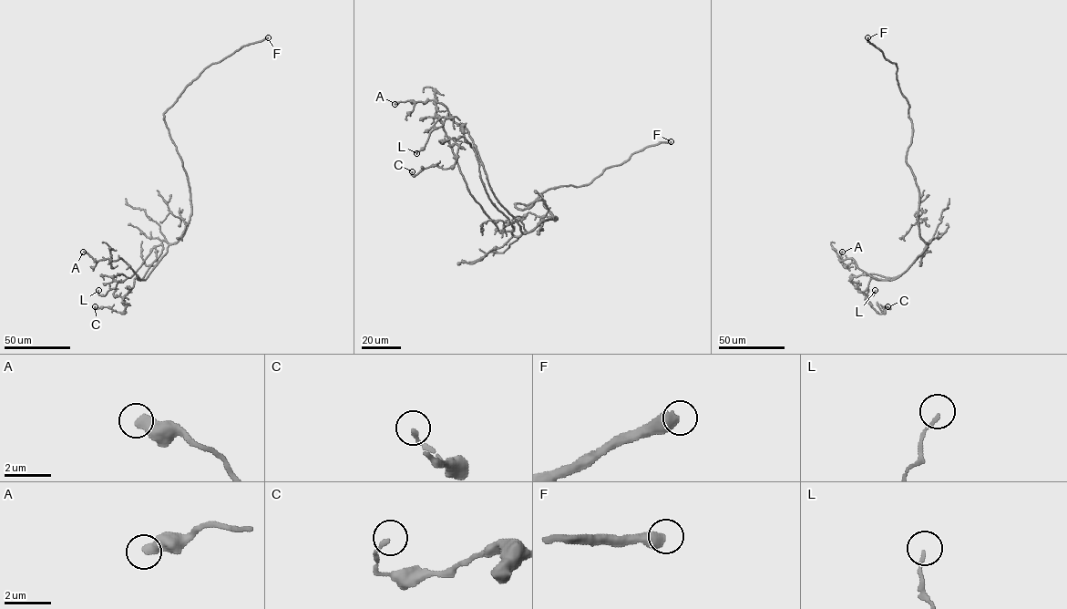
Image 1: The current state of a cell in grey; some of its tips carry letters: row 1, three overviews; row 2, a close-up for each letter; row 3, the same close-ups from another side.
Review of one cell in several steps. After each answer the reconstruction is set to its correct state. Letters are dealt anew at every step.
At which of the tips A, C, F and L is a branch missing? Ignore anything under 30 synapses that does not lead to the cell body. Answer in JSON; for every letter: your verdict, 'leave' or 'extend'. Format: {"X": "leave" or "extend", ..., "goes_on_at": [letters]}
{"A": "leave", "C": "leave", "F": "extend", "L": "leave", "goes_on_at": ["F"]}

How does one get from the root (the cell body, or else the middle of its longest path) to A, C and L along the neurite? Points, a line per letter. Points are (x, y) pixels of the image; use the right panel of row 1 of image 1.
A: (918, 197), (919, 235), (928, 245), (899, 276), (891, 280), (871, 276), (852, 258), (841, 261), (842, 252)
C: (918, 197), (919, 235), (930, 242), (900, 275), (871, 278), (864, 292), (879, 314), (887, 306)
L: (918, 197), (919, 235), (930, 242), (900, 274), (851, 279), (866, 295), (875, 290)

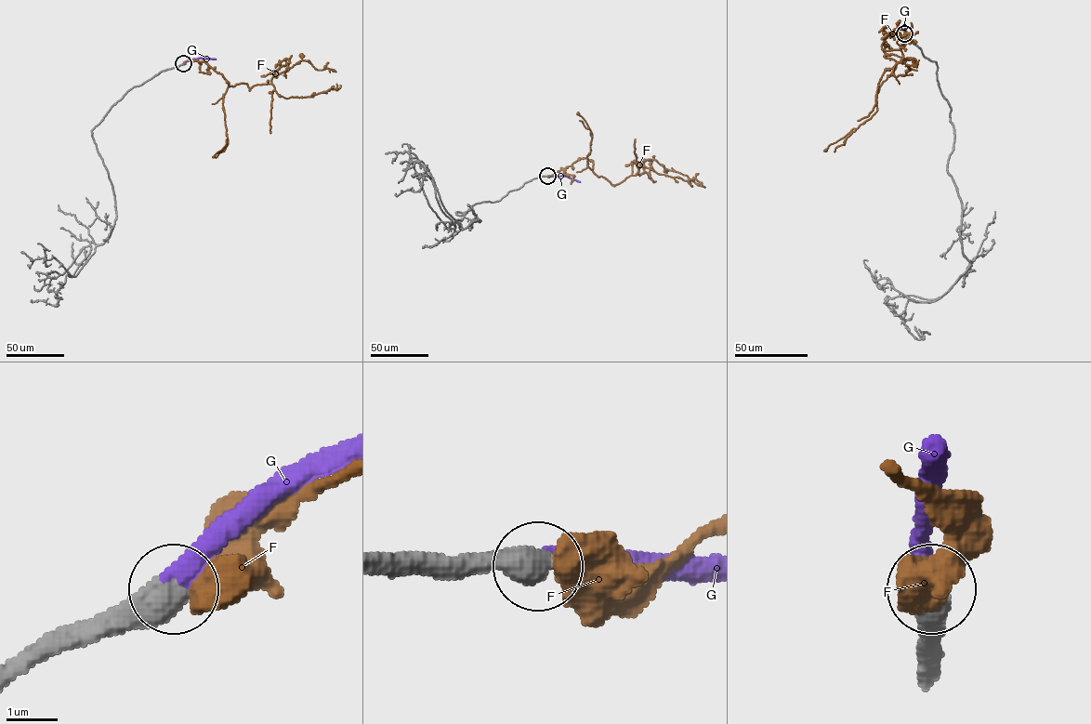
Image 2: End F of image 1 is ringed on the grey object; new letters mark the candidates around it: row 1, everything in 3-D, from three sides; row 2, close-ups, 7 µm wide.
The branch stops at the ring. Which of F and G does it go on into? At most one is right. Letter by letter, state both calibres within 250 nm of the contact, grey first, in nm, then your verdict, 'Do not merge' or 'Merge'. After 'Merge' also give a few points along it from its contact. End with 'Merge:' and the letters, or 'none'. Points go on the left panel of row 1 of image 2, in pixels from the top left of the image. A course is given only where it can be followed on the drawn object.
F: Thickness 600 nm (grey) against 700 nm. Do not merge
G: Thickness 600 nm (grey) against 440 nm. Merge. Its course: (182, 64), (202, 58), (216, 59)
Merge: G

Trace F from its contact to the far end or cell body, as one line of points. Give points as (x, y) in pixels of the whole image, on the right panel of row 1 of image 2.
F: (904, 33), (883, 43), (887, 58), (916, 67), (884, 49), (896, 29), (914, 43)

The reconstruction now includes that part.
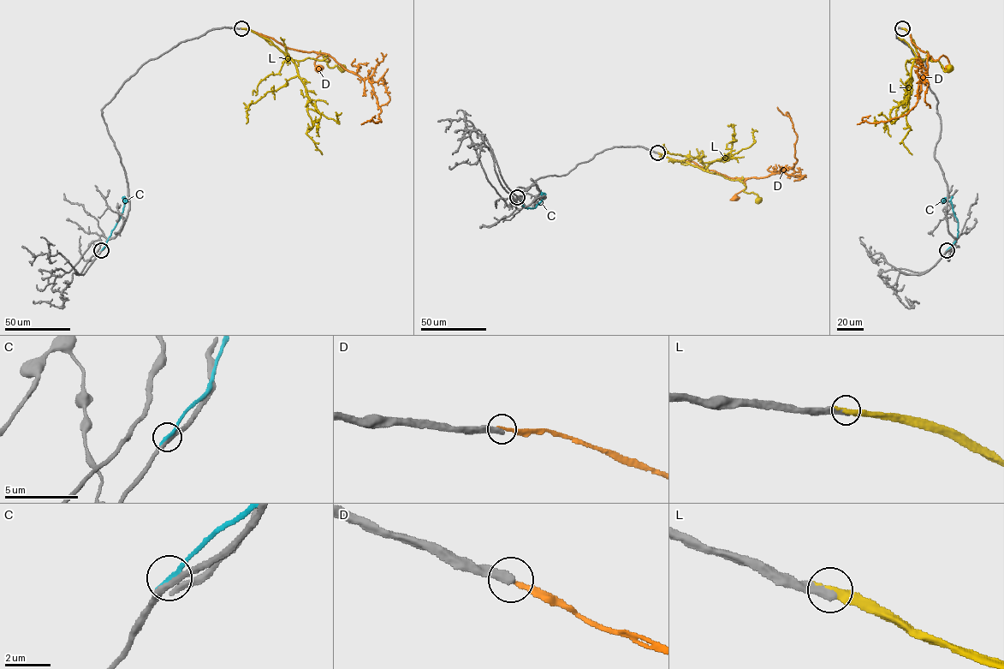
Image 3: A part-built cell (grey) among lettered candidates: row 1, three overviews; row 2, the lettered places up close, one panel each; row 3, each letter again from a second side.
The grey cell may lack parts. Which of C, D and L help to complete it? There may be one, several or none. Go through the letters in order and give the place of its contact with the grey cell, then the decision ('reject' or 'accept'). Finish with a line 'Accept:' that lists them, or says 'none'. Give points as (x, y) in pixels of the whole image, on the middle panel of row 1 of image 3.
C: contact (517, 197); reject
D: contact (657, 153); reject
L: contact (657, 152); accept
Accept: L

